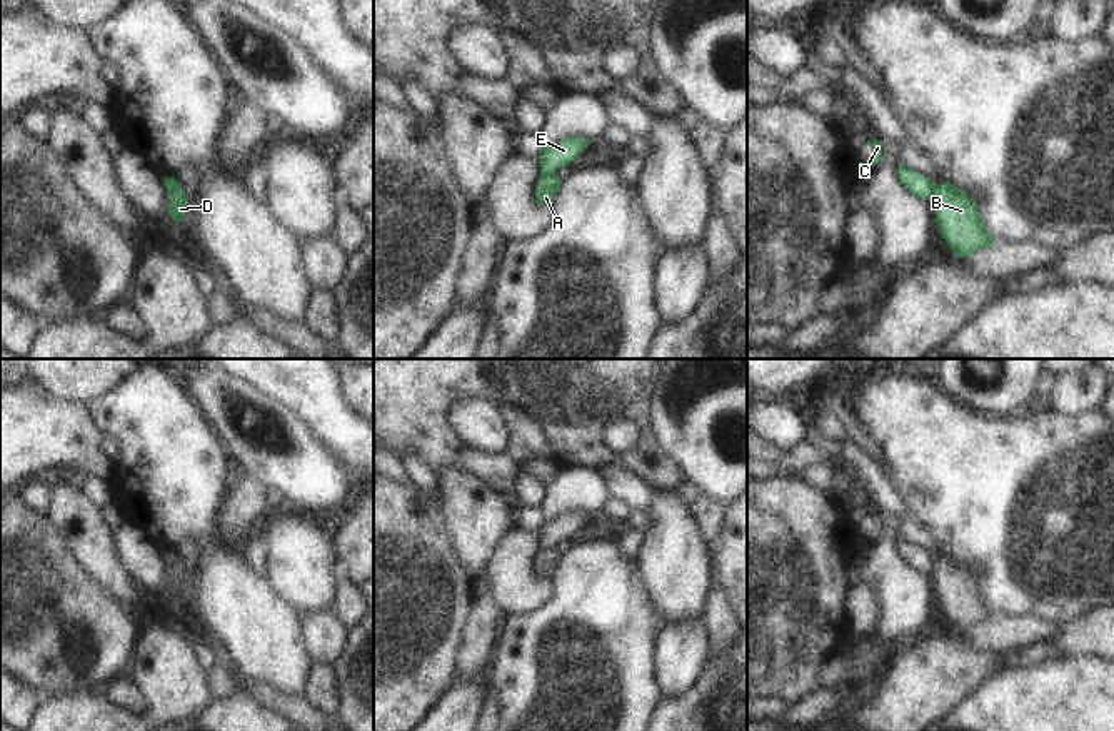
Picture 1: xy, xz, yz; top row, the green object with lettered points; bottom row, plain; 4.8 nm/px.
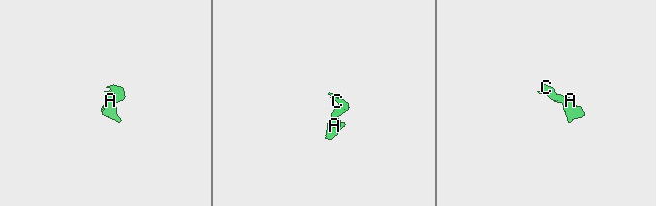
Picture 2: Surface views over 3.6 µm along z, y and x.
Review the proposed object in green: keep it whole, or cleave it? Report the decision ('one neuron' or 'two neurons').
two neurons

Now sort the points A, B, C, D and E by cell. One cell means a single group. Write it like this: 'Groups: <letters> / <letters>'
Groups: A B D / C E.

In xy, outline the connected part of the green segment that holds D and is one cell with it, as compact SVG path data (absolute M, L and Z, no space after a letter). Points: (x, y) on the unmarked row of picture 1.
M182 562L177 566L168 566L168 569L170 569L168 587L172 589L173 596L180 597L185 592L188 569Z

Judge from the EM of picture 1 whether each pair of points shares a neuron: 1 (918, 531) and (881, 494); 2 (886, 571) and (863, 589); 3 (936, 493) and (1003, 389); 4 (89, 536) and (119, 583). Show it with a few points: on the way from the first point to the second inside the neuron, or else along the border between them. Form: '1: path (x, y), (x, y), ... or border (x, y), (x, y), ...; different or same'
1: path (908, 521), (891, 501); same
2: border (863, 574), (876, 579), (881, 618); different
3: border (954, 394), (981, 409), (1014, 413); different
4: path (97, 548), (110, 571); same

